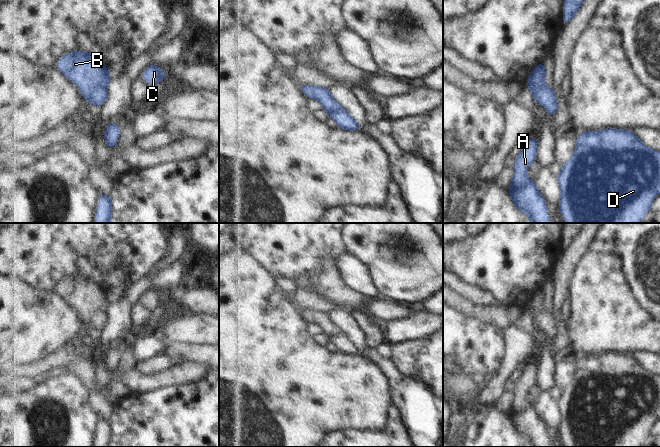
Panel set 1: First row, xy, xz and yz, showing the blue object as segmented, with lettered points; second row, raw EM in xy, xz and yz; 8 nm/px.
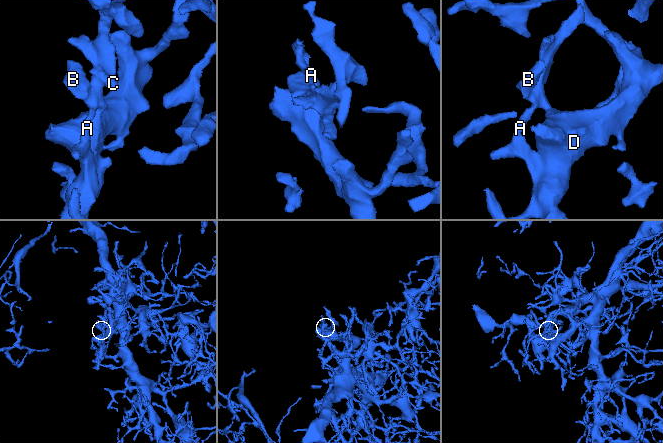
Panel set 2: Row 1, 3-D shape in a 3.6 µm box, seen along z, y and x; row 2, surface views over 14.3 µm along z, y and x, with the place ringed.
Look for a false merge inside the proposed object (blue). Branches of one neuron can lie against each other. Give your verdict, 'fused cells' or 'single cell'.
single cell

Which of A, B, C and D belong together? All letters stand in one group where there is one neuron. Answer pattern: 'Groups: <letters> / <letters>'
Groups: A B C D.

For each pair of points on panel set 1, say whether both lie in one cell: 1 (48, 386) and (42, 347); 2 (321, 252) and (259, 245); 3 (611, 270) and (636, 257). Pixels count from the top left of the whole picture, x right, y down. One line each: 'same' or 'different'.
1: different
2: same
3: different

